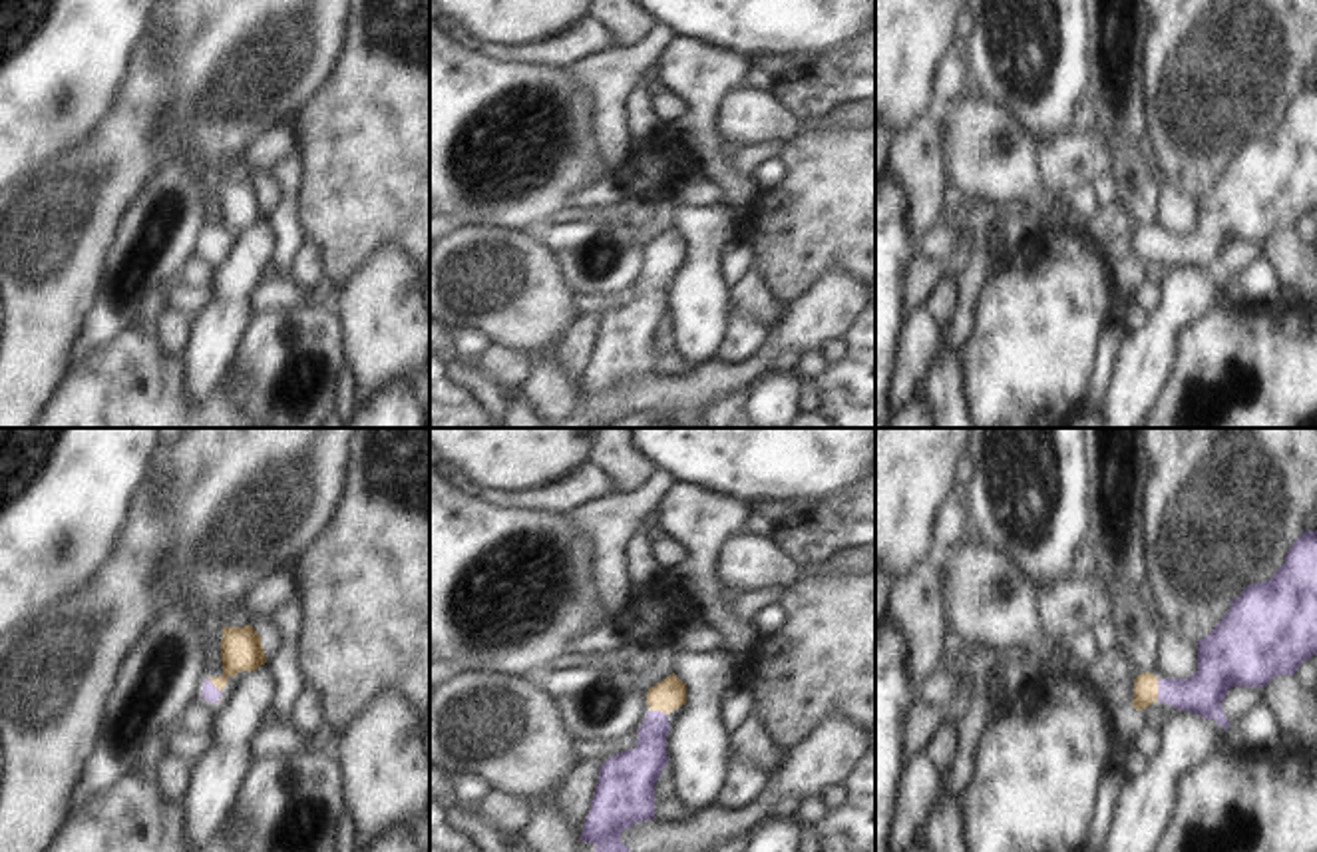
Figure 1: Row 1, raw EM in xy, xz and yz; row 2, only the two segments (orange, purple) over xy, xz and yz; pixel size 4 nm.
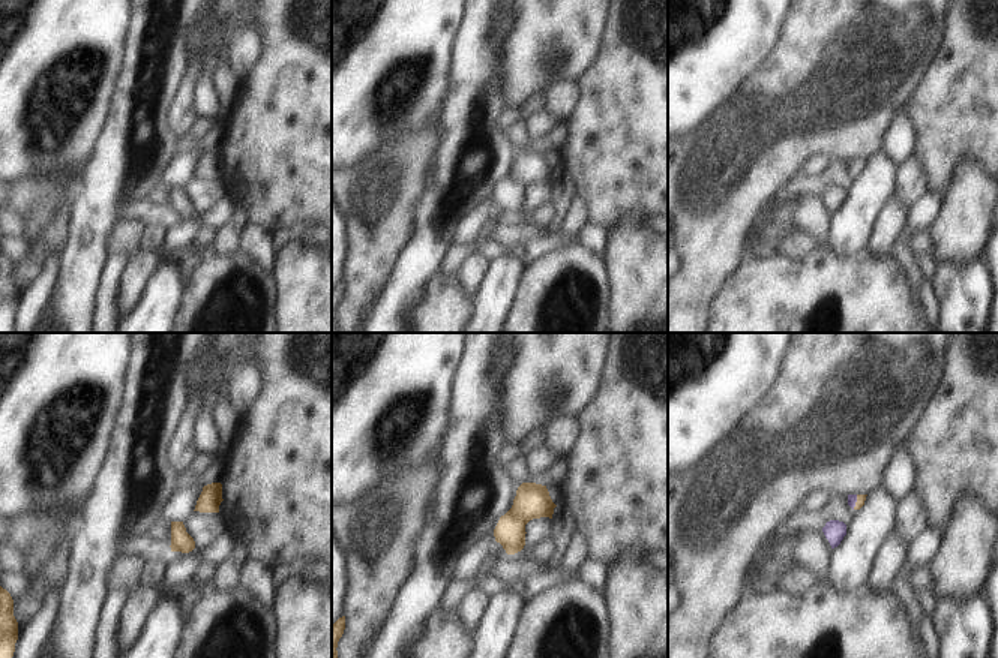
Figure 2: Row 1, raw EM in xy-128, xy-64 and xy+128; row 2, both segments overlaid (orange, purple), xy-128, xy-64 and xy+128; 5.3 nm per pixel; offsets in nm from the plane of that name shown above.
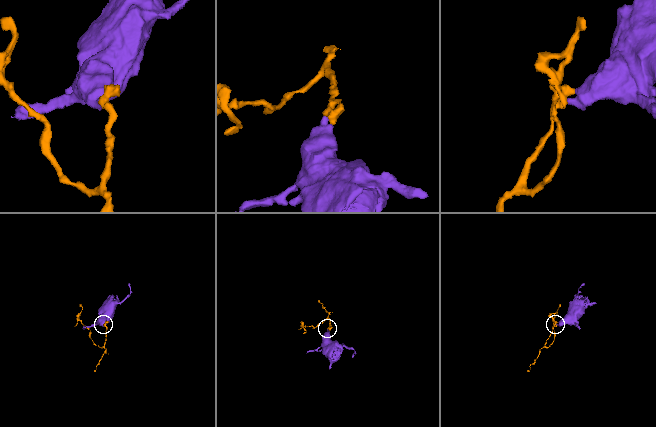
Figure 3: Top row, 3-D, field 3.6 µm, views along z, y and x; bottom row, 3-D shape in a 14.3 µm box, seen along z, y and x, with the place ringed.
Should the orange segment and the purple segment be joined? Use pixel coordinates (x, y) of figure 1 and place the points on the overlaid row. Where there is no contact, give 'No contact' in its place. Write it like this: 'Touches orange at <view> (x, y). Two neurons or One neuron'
Touches orange at yz (1156, 689). One neuron.

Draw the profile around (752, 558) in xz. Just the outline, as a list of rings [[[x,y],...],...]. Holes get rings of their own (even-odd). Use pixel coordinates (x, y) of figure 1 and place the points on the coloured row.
[[[754,526],[734,535],[722,551],[722,579],[740,591],[792,587],[800,565],[782,551],[772,530]]]

